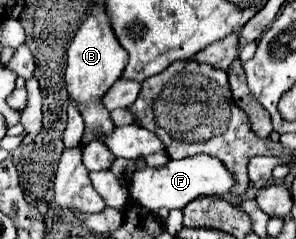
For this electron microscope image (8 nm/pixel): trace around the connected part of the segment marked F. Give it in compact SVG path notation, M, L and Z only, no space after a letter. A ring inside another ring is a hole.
M196 154L196 156L188 156L182 160L170 160L166 166L162 168L146 168L146 170L138 170L128 178L128 190L132 200L140 202L142 206L146 206L148 210L156 212L160 208L184 208L188 202L202 198L202 196L212 196L212 198L220 198L220 196L228 196L232 194L232 188L236 186L236 180L232 176L232 172L228 172L228 168L224 168L224 164L220 160L216 160L214 156L208 154Z

